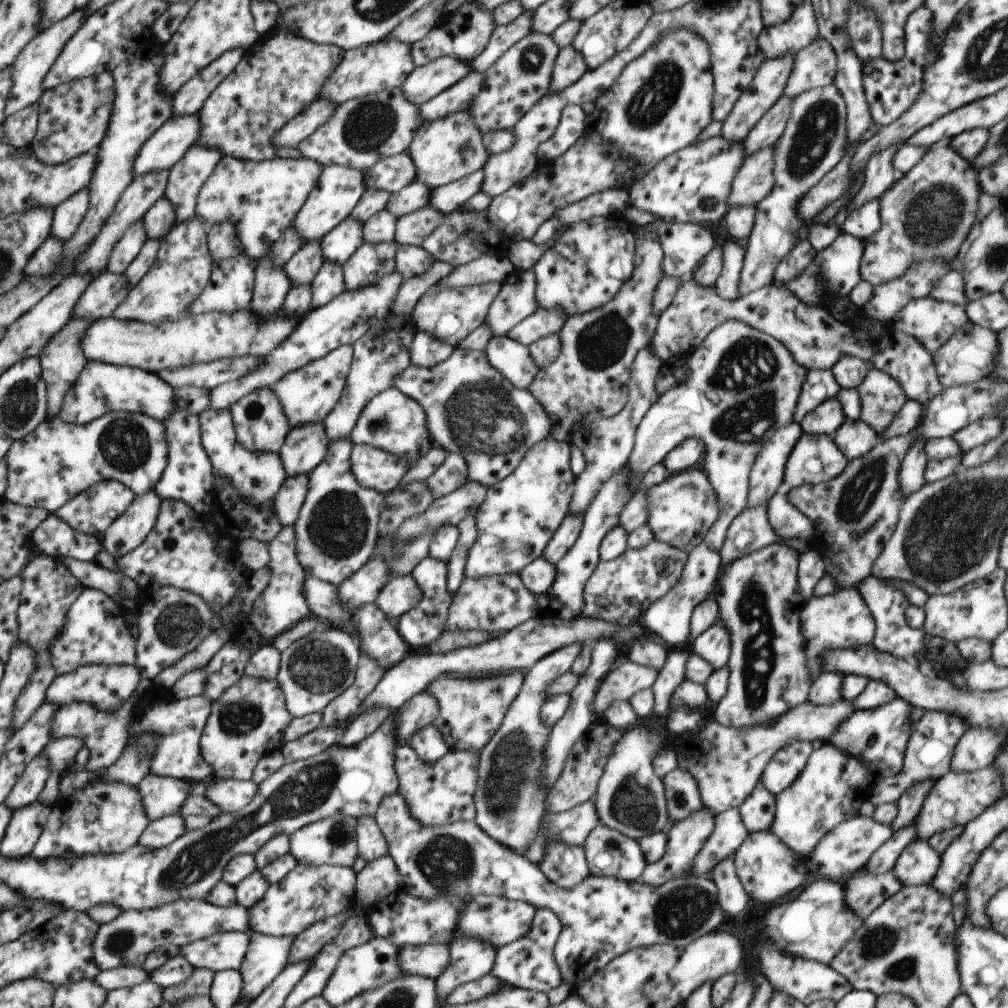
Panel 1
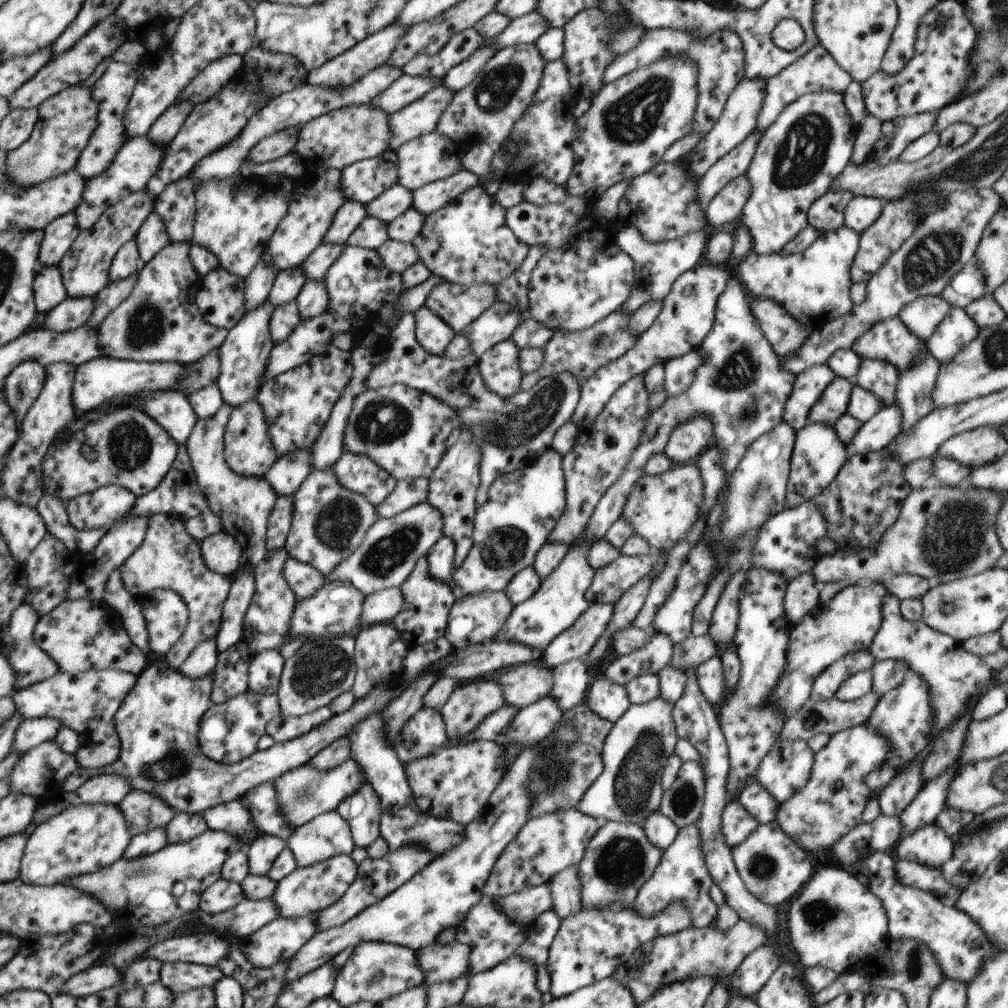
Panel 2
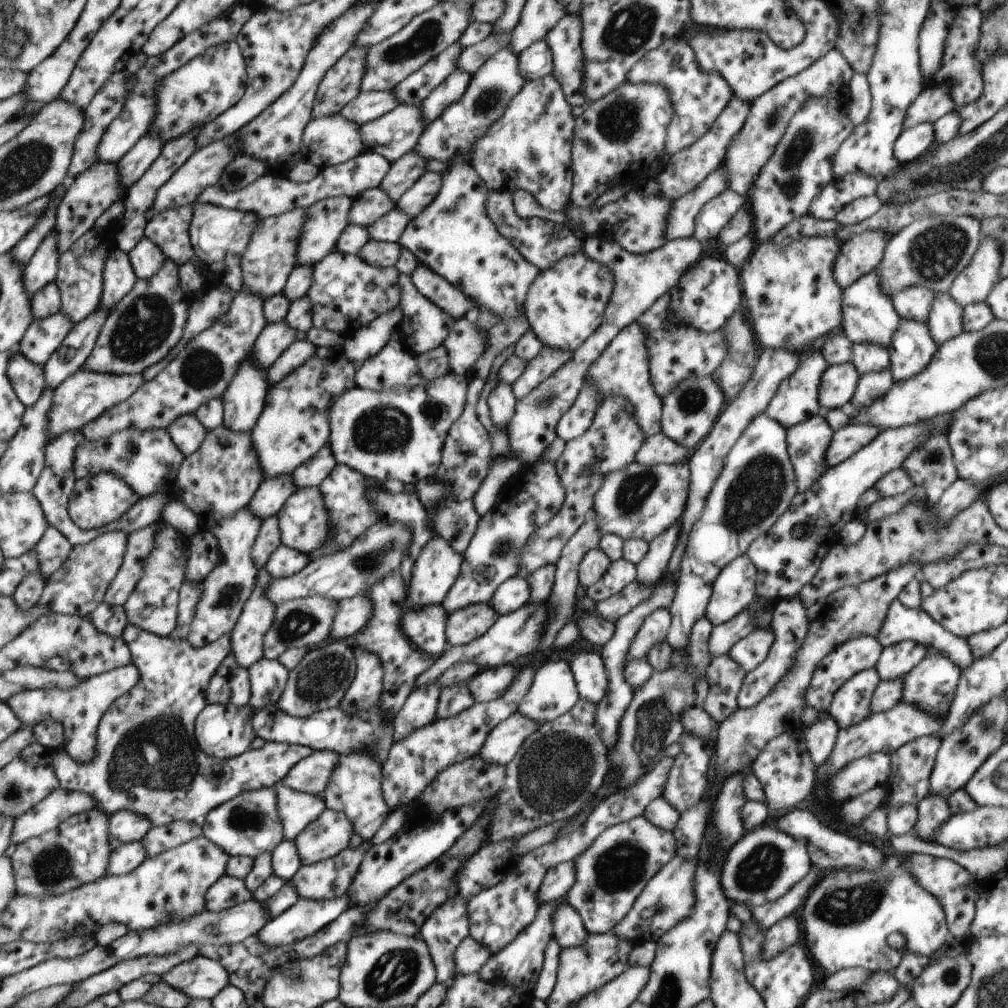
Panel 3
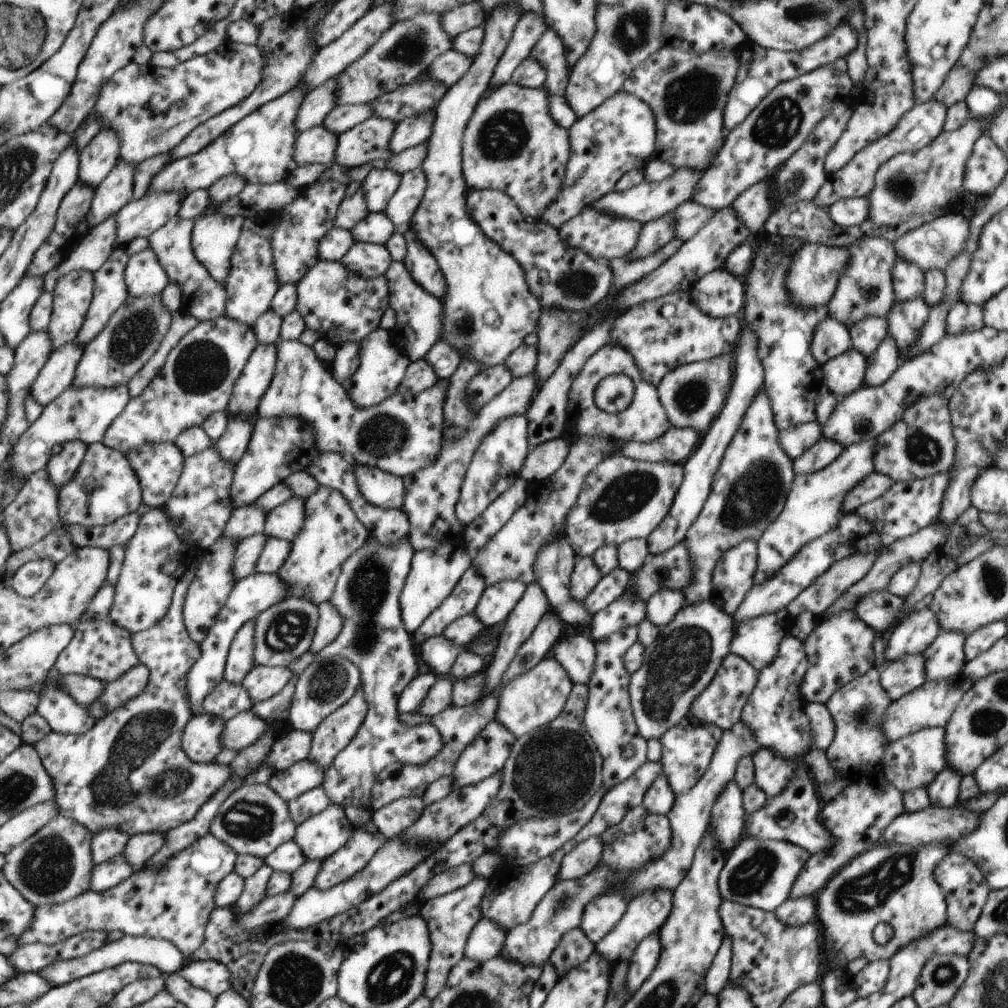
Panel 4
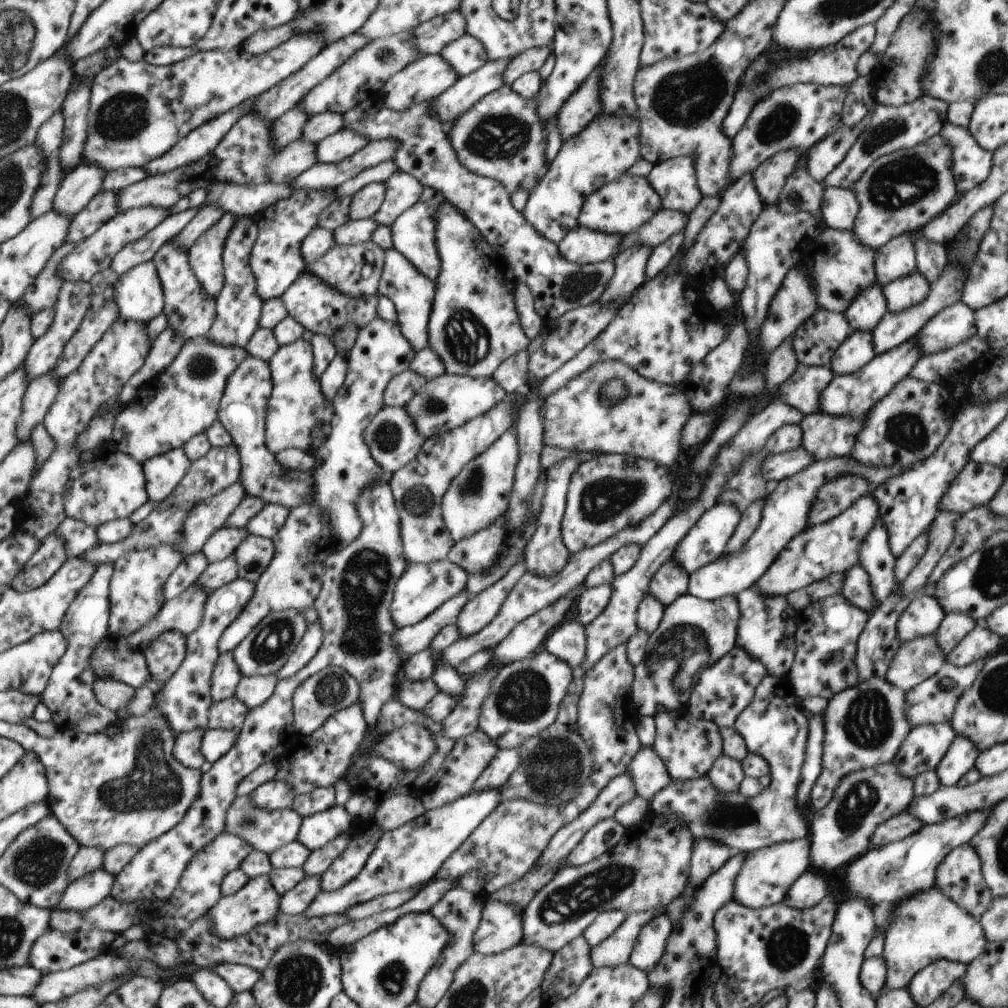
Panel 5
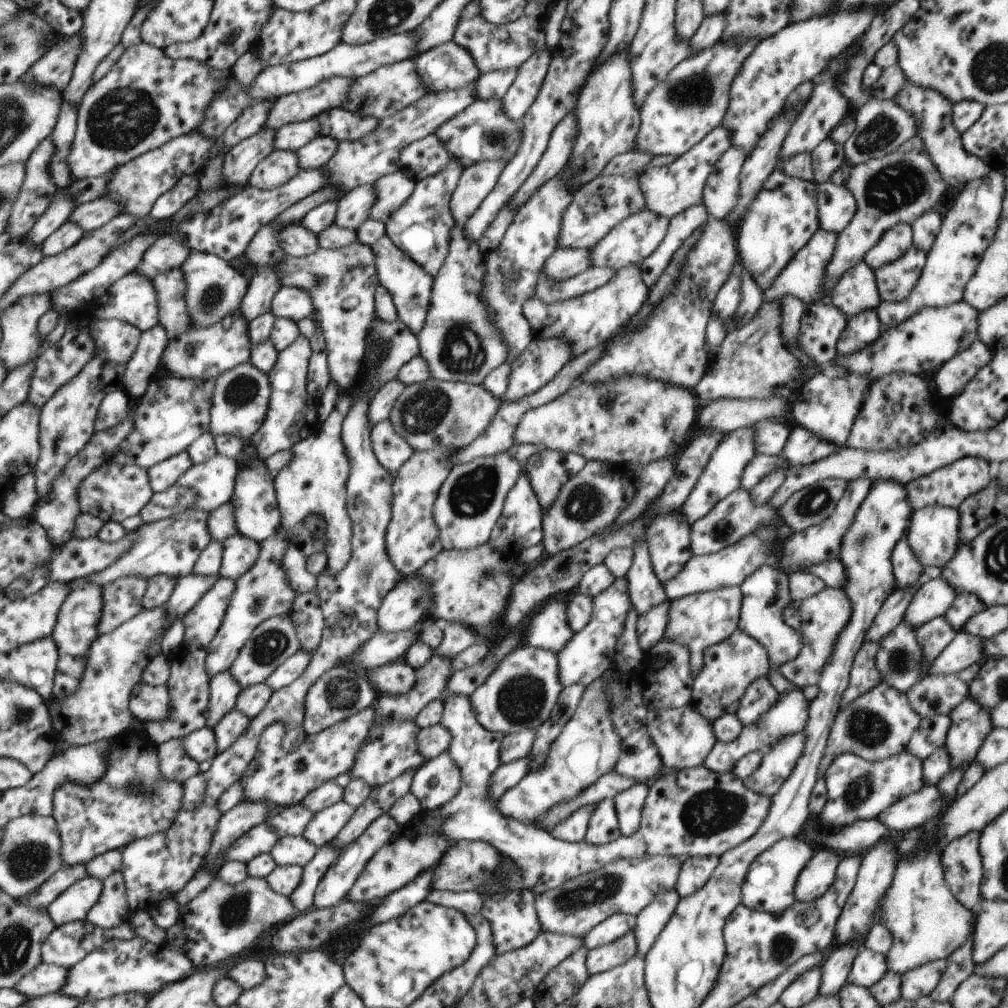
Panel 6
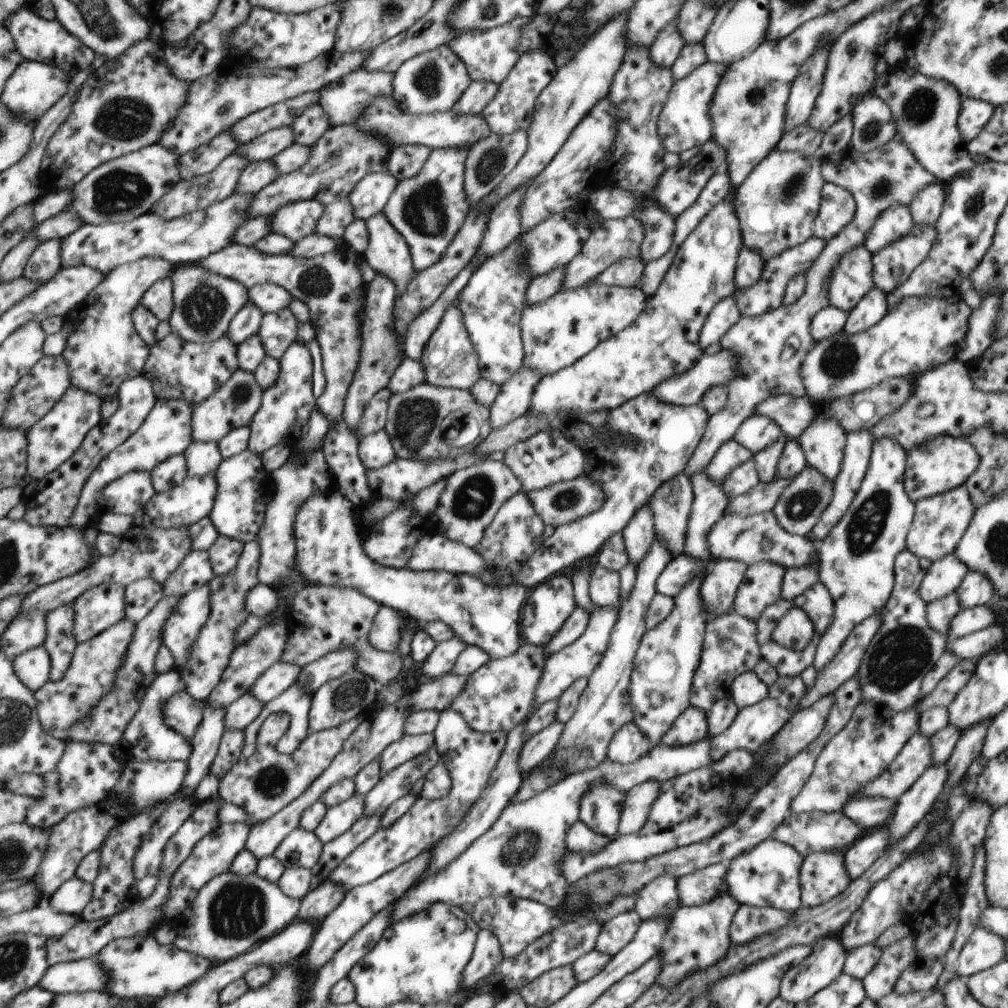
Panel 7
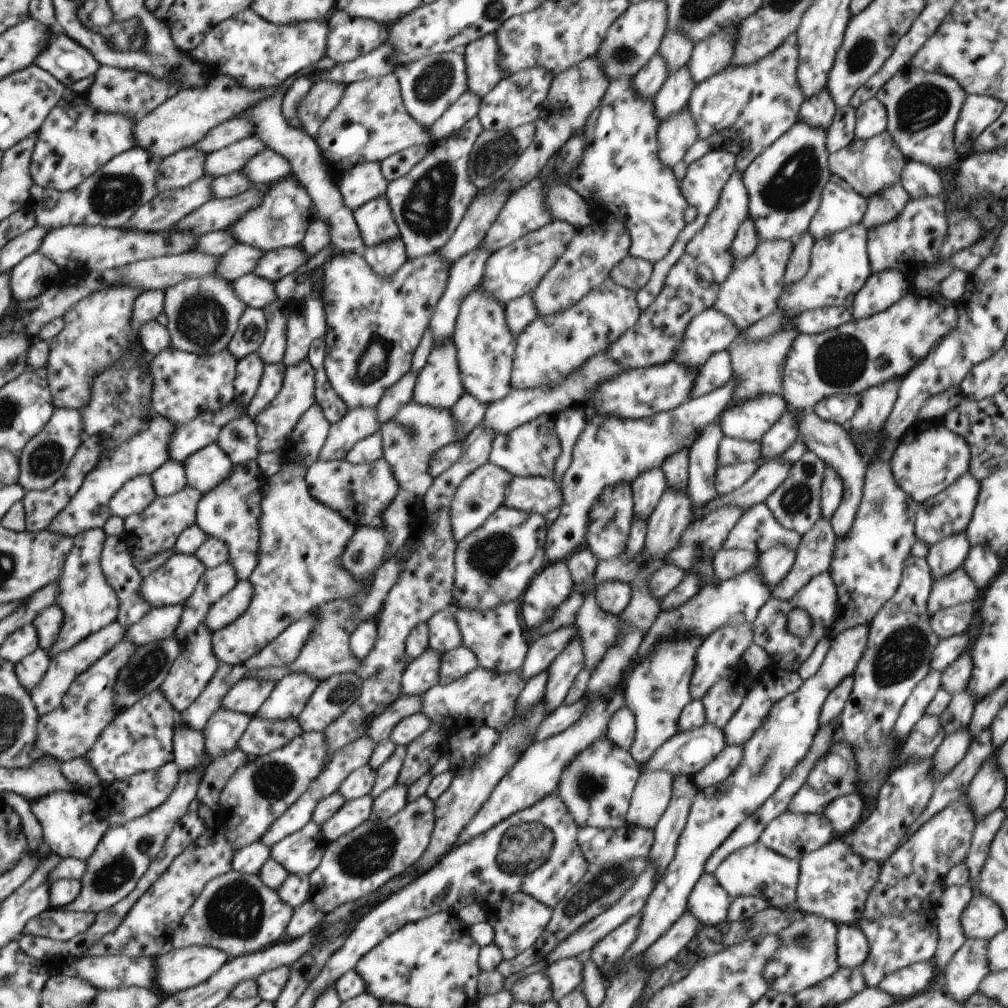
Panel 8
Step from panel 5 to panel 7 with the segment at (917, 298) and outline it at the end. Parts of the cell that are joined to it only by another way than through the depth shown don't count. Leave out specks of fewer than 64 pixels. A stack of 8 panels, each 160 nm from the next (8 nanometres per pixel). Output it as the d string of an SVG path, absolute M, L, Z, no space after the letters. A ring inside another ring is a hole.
M913 225L912 232L872 254L874 287L889 295L911 276L912 271L928 256L937 232L935 226Z

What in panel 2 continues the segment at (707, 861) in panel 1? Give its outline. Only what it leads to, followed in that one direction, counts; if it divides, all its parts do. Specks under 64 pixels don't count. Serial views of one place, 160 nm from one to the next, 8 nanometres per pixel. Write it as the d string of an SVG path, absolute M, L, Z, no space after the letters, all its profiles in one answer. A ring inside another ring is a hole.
M737 800L725 804L721 814L721 831L731 849L742 844L758 825L759 822Z

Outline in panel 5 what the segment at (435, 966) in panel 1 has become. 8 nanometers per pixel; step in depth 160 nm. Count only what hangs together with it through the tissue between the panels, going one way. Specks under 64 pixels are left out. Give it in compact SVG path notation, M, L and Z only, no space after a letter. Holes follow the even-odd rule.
M485 899L483 911L481 912L482 921L473 936L474 950L482 956L498 955L517 944L523 942L523 918L521 910L513 905L513 902L504 902Z

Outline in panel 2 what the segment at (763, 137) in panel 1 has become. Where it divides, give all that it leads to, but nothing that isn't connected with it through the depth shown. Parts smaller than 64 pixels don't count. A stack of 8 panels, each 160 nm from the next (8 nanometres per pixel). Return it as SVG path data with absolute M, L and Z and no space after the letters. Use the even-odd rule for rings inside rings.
M754 129L734 150L723 156L702 176L697 188L697 201L706 210L712 197L738 175L744 175L750 166L764 132Z

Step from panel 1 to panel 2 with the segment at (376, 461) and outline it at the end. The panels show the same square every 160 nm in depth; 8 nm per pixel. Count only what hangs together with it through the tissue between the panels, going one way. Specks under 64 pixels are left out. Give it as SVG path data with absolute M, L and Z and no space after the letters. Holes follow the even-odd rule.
M344 451L333 468L341 485L362 493L378 506L394 490L397 480L366 455Z

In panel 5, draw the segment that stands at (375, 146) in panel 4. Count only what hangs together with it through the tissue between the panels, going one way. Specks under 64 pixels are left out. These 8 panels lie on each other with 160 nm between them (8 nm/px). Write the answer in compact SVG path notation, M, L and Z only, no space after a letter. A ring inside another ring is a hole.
M342 128L317 144L317 162L339 163L362 150L369 142L369 138L358 134L355 130Z

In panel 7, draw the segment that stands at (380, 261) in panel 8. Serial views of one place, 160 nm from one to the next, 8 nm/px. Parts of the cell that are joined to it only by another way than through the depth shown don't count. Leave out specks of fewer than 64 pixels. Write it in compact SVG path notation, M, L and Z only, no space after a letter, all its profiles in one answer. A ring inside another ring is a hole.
M376 273L376 278L367 286L365 292L366 302L363 308L362 324L364 329L361 334L362 344L359 356L359 363L355 370L353 381L350 383L345 407L342 413L342 420L345 421L350 432L354 436L359 432L359 424L363 417L365 406L370 399L378 392L389 386L390 379L402 359L405 352L401 351L399 336L393 331L395 328L395 299L397 298L396 287L393 282L384 275Z

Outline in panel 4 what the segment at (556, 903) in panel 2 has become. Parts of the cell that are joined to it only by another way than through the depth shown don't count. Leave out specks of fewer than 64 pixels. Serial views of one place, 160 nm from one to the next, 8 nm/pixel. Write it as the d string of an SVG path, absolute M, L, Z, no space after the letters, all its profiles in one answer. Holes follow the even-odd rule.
M580 927L573 928L560 939L548 961L556 967L560 978L568 969L583 963L596 950L595 945Z

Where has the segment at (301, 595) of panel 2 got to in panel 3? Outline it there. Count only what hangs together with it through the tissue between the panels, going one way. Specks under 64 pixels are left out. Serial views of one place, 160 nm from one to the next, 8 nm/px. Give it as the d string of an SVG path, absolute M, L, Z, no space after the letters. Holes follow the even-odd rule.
M280 545L270 555L265 567L274 579L285 579L303 571L309 562L308 555Z

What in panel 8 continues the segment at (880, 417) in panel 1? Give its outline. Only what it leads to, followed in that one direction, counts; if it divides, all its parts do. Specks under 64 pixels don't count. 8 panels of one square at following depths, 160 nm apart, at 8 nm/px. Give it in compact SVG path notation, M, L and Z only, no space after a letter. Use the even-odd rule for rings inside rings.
M860 222L815 241L811 252L811 265L806 276L789 287L786 284L786 288L778 299L780 310L794 311L796 314L804 310L812 310L812 308L829 306L851 310L856 293L872 275L867 253L867 238L867 230Z

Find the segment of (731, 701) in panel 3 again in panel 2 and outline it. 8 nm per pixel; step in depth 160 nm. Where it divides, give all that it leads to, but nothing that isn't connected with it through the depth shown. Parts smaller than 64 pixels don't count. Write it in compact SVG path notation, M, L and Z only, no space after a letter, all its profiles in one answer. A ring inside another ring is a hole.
M718 655L705 660L694 670L702 694L711 702L718 704L724 695L731 692L725 683L723 664Z

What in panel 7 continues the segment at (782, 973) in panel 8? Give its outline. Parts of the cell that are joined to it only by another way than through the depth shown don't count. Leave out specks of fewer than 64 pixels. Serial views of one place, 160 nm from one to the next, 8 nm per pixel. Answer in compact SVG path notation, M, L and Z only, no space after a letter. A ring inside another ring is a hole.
M838 936L824 937L812 944L812 952L799 965L786 971L781 980L779 997L790 1004L804 1002L811 999L817 992L826 988L837 976L843 972L846 960L846 951L841 945Z

